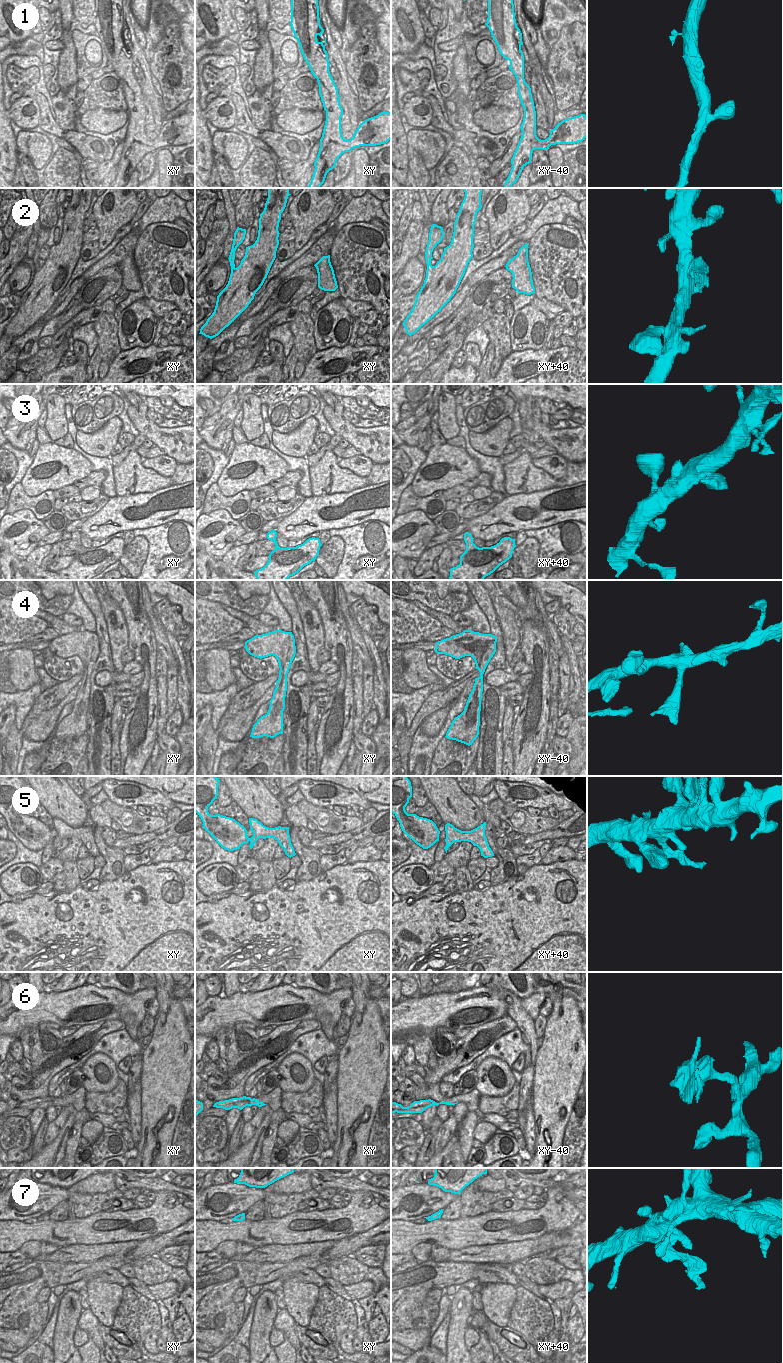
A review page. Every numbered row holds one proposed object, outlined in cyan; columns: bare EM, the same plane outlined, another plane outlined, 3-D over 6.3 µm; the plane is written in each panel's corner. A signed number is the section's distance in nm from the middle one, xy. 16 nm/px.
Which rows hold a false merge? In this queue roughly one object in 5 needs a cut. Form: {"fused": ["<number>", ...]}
{"fused": ["7"]}

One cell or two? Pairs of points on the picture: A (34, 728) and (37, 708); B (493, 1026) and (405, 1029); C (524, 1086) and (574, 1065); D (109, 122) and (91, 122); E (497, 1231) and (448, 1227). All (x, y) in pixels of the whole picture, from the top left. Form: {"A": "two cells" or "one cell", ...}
{"A": "two cells", "B": "two cells", "C": "two cells", "D": "one cell", "E": "one cell"}

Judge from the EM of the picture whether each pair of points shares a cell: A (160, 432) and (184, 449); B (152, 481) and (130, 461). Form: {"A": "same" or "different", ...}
{"A": "same", "B": "same"}

